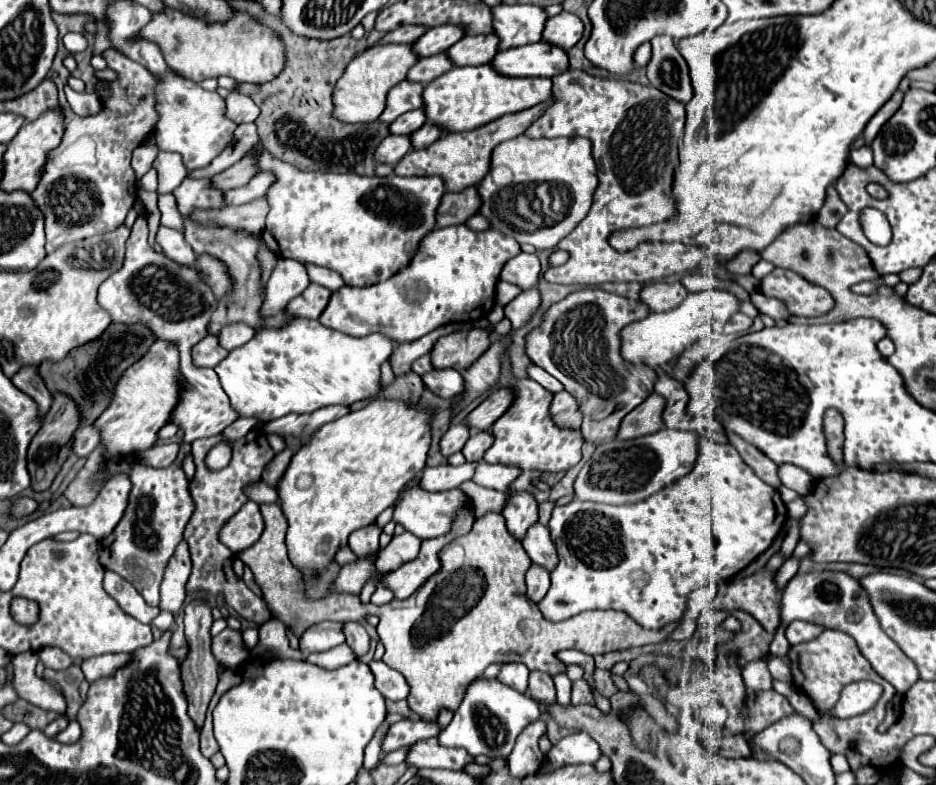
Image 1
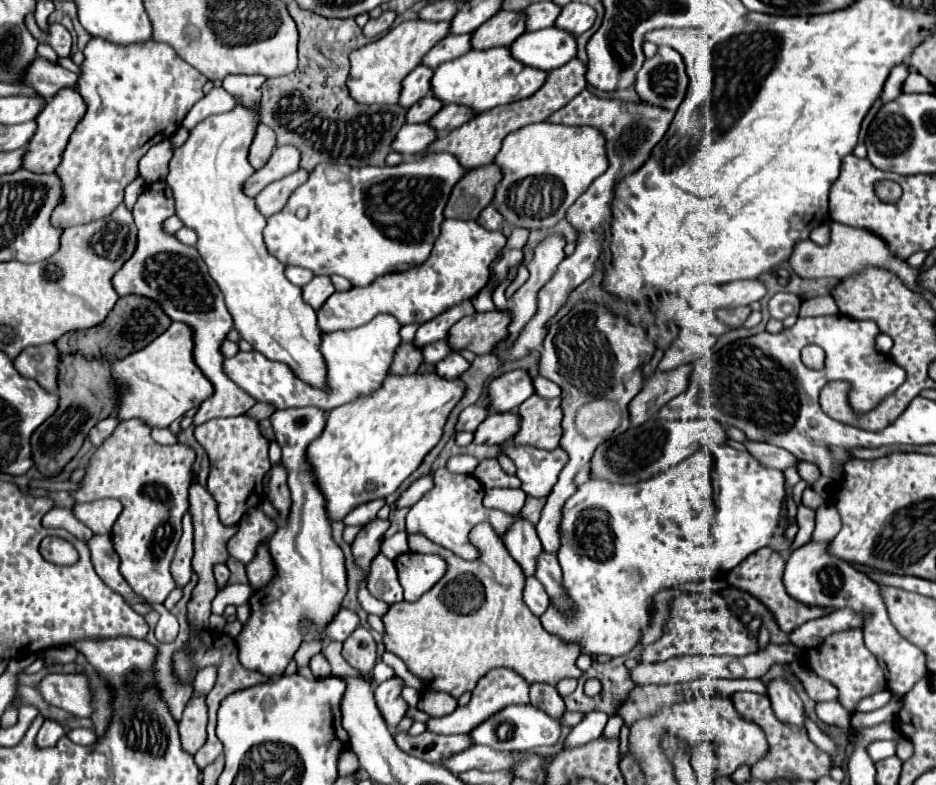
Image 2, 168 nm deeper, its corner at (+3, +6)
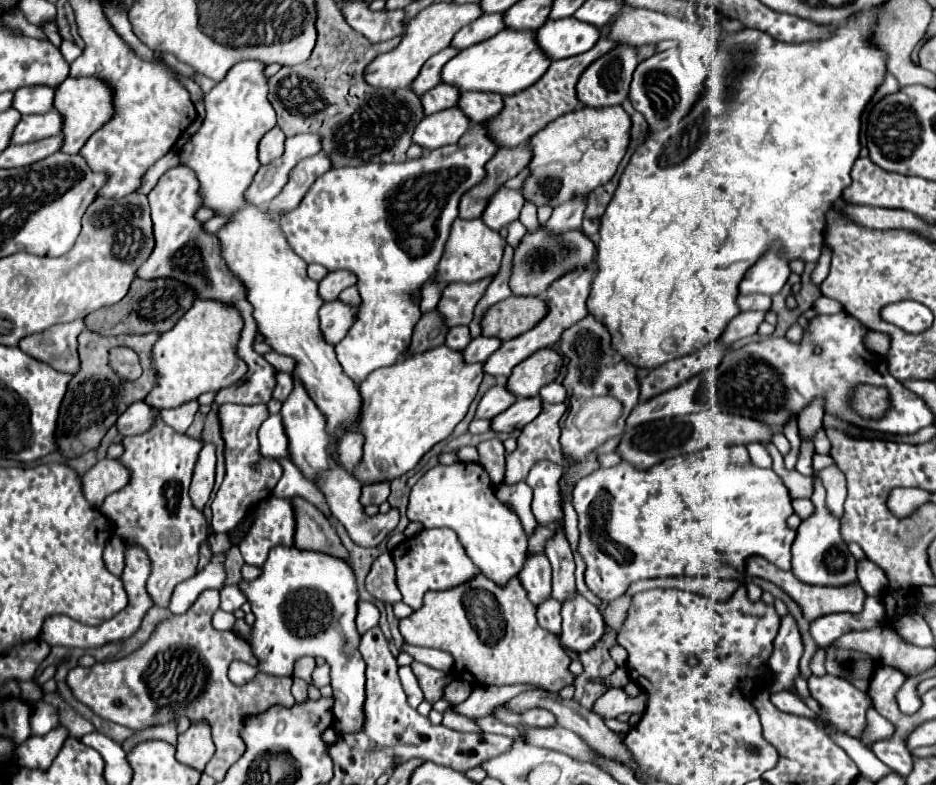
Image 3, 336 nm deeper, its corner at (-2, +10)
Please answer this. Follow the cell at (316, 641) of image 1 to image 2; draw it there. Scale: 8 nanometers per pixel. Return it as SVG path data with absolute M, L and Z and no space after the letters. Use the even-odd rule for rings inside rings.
M340 609L340 611L338 611L338 617L334 617L334 621L326 627L328 639L344 643L344 641L348 639L348 635L350 635L358 625L360 625L360 619L358 619L358 615L356 615L352 609Z

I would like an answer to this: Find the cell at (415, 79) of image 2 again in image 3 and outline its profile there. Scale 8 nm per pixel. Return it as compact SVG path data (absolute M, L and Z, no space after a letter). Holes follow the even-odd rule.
M447 47L447 49L443 49L441 53L437 53L435 57L431 57L425 65L423 65L423 69L419 71L419 75L417 75L417 79L411 83L411 91L415 91L415 95L423 95L423 93L427 93L429 89L433 89L435 85L439 85L441 83L441 67L451 59L451 57L455 57L459 53L459 49L453 49L453 47Z

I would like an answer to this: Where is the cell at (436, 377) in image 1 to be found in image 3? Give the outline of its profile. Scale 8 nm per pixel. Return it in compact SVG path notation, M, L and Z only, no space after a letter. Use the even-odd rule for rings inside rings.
M477 337L473 339L467 349L463 349L463 359L467 363L485 363L491 353L499 349L501 341L495 337Z

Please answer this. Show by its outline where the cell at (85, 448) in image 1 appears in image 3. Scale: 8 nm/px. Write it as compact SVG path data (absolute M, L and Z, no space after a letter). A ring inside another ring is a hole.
M145 401L133 403L115 423L119 435L139 435L153 425L153 417L159 413L153 407L147 407Z

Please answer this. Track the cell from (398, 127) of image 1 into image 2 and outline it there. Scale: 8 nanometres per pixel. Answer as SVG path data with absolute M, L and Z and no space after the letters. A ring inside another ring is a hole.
M432 93L426 95L422 101L418 101L418 105L408 109L406 121L408 123L428 123L438 111L442 109L442 101L438 101Z

